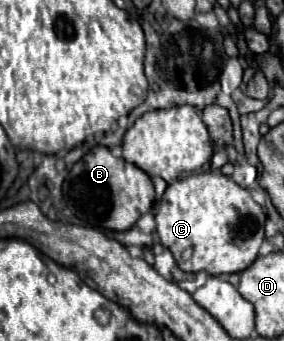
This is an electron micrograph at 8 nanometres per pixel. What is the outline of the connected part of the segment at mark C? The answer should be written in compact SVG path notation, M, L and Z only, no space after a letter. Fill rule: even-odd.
M219 170L173 180L155 214L159 240L167 250L171 250L177 266L183 272L205 270L211 276L239 274L249 268L265 240L265 220L267 216L253 200L251 192ZM185 250L191 250L189 260L181 258Z

